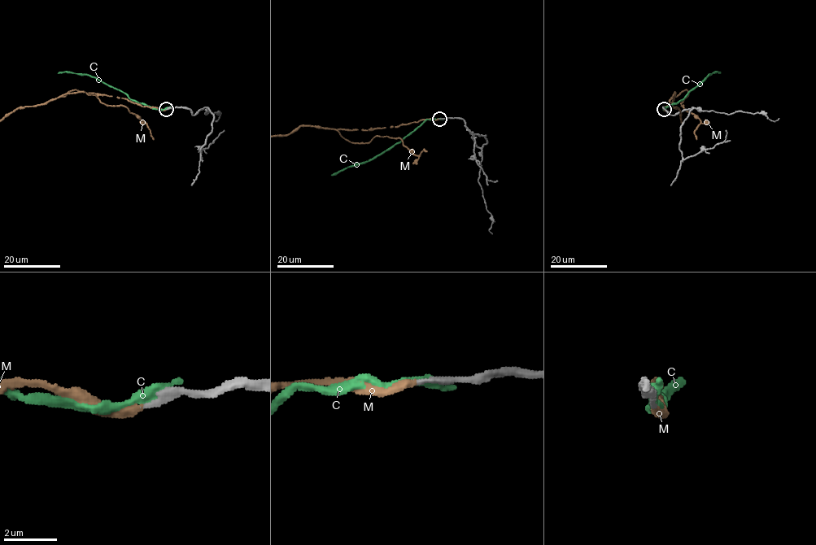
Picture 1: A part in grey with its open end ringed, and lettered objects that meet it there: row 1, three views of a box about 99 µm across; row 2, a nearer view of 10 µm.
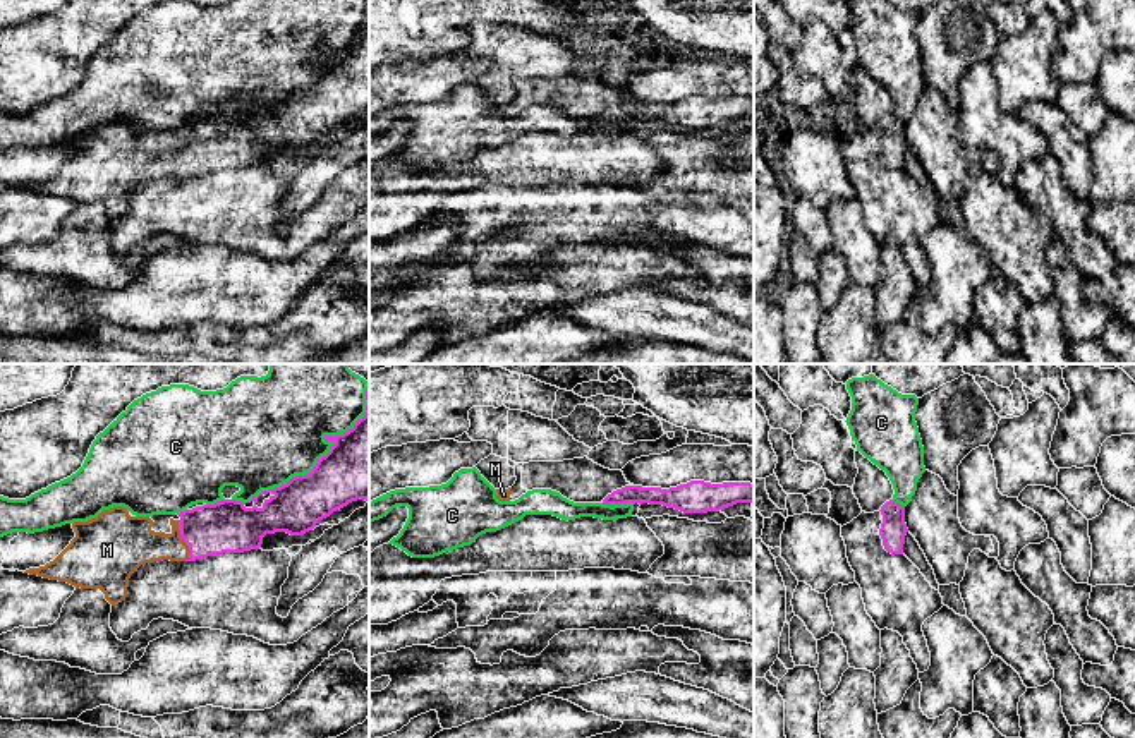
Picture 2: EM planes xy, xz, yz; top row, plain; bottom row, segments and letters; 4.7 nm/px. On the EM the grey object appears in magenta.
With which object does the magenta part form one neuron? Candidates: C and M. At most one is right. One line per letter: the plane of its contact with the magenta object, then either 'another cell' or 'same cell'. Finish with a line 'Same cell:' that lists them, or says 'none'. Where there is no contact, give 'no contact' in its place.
C: xy | another cell
M: xy | same cell
Same cell: M

